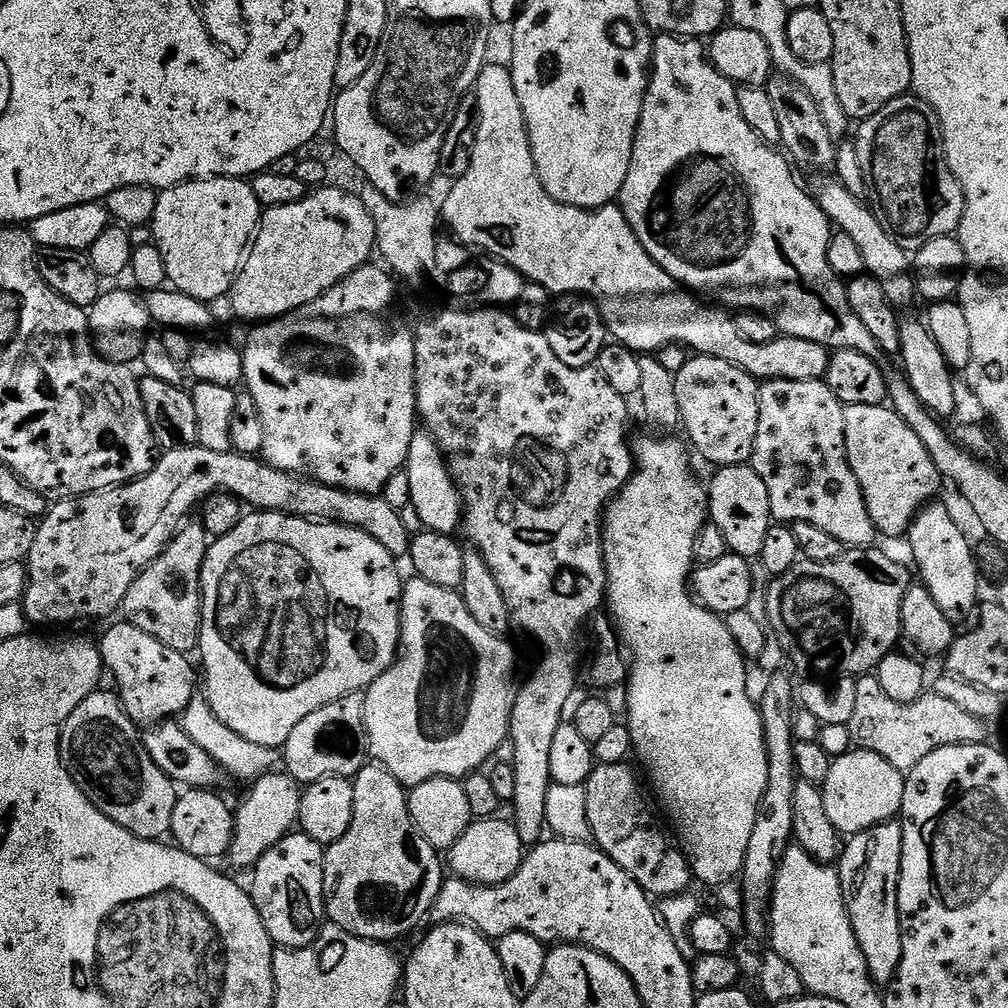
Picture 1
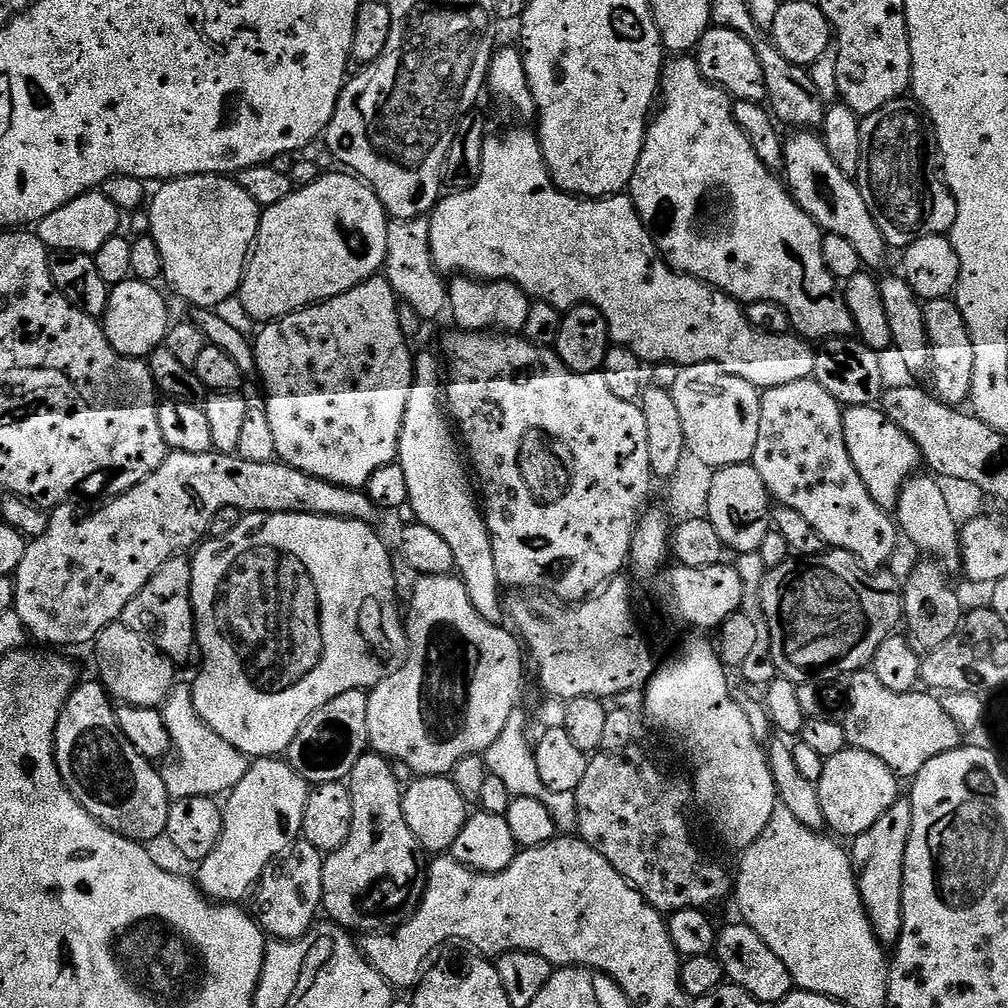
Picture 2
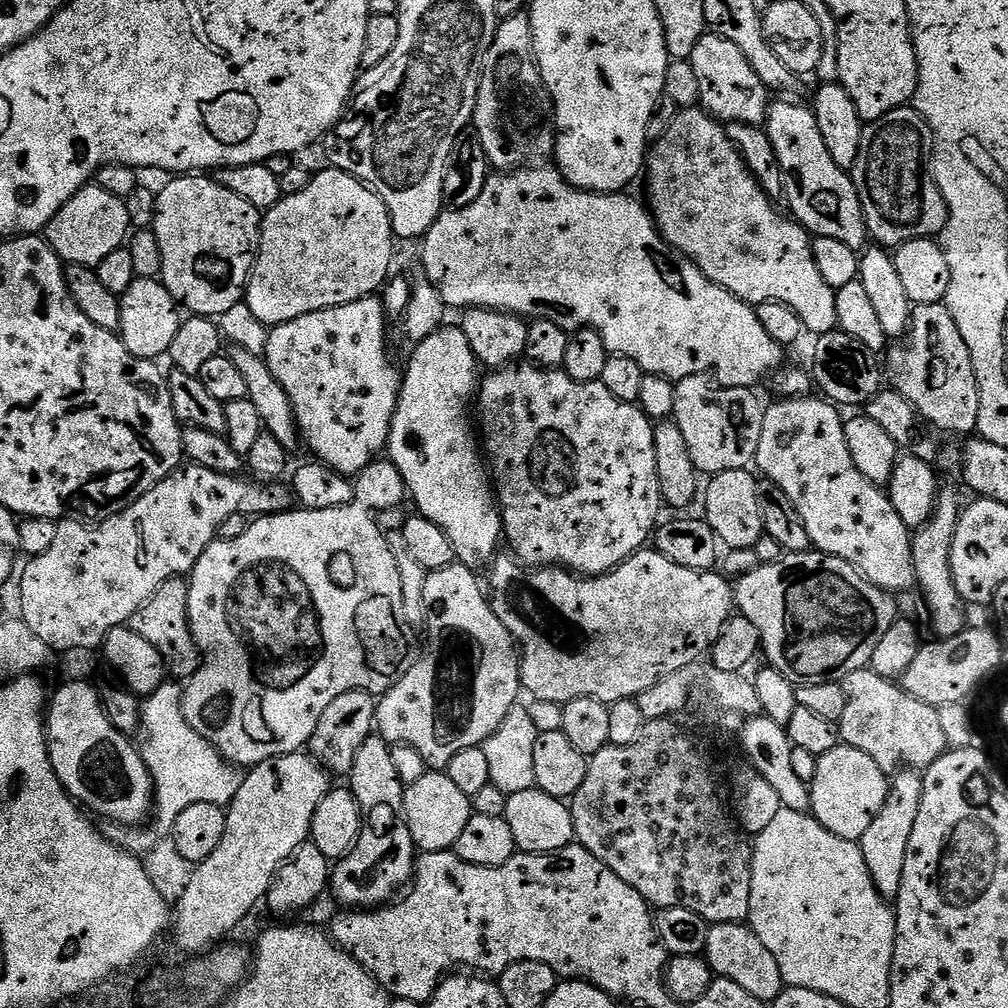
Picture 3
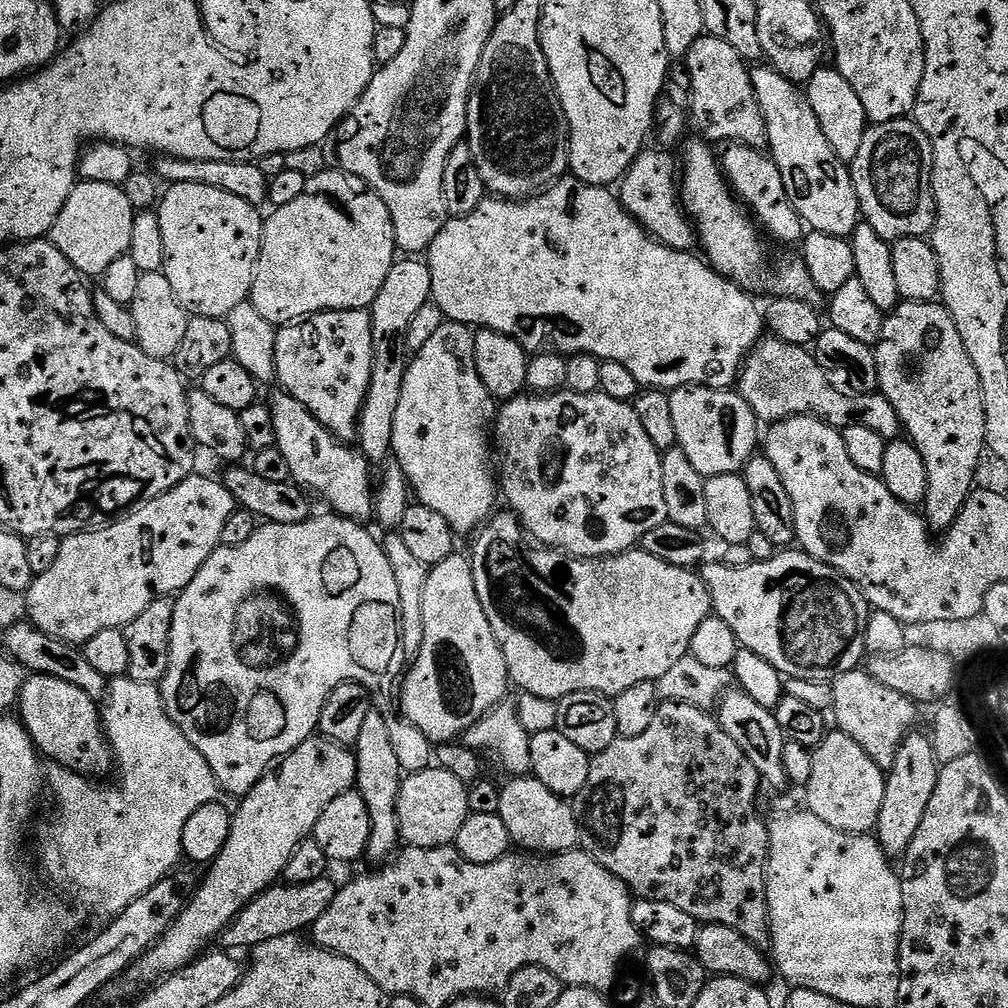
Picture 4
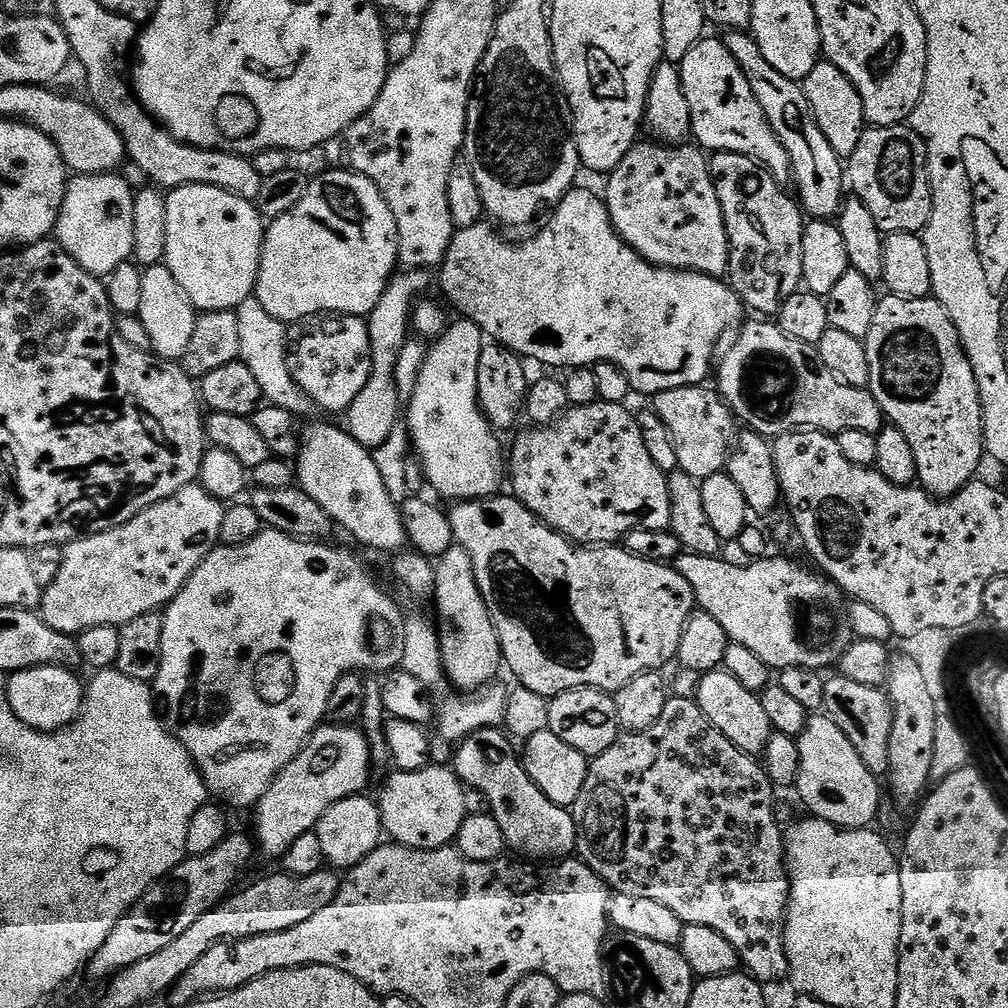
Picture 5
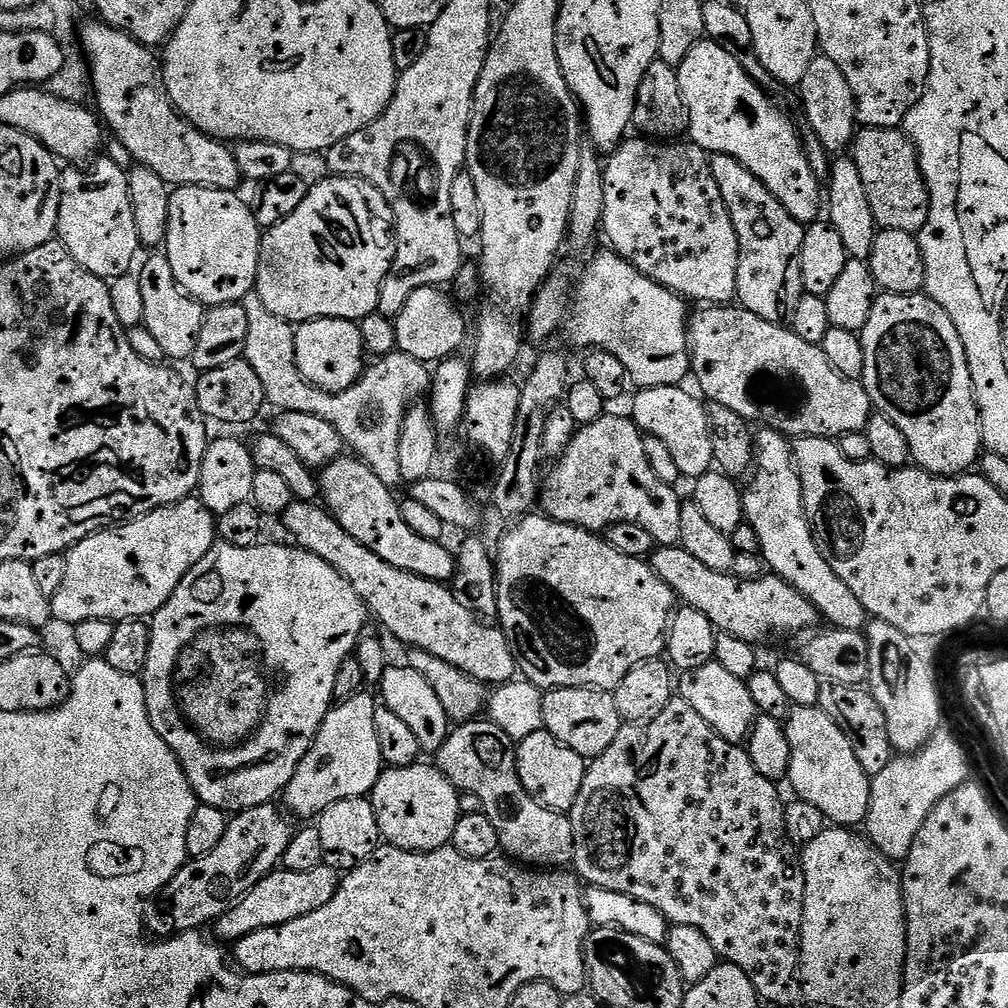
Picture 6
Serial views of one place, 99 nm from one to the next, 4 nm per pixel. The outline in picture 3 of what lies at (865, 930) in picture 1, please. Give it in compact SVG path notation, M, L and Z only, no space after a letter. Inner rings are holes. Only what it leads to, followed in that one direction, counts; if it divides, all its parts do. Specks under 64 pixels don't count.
M905 770L895 773L888 785L882 810L878 810L874 822L870 822L866 834L862 834L858 842L878 894L889 902L895 901L902 886L902 870L906 870L906 846L910 842L910 833L914 831L914 822L918 818L918 806L922 806L923 789L924 777L919 771Z

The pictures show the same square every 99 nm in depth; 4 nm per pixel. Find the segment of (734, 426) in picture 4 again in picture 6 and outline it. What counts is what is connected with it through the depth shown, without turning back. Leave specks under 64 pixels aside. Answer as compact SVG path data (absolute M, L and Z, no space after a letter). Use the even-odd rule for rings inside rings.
M674 384L639 389L632 400L630 416L645 436L658 438L670 450L681 477L695 478L713 471L712 431L705 401L699 395L691 396L686 389Z

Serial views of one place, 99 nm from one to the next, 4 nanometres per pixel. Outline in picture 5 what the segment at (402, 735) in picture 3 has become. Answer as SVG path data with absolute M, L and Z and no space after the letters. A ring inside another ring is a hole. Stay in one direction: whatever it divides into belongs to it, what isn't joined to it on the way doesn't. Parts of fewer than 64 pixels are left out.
M454 546L439 557L435 565L435 596L436 612L444 623L439 638L447 683L464 694L476 692L501 675L502 657L494 622L474 578L474 562L470 562L470 554L464 548Z

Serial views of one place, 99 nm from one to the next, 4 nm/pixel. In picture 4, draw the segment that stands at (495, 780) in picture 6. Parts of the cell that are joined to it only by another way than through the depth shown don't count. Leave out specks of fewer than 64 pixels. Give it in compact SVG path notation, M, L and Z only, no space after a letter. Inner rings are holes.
M533 776L511 777L500 789L499 815L513 843L532 854L573 851L579 843L575 809L563 798L547 790Z

